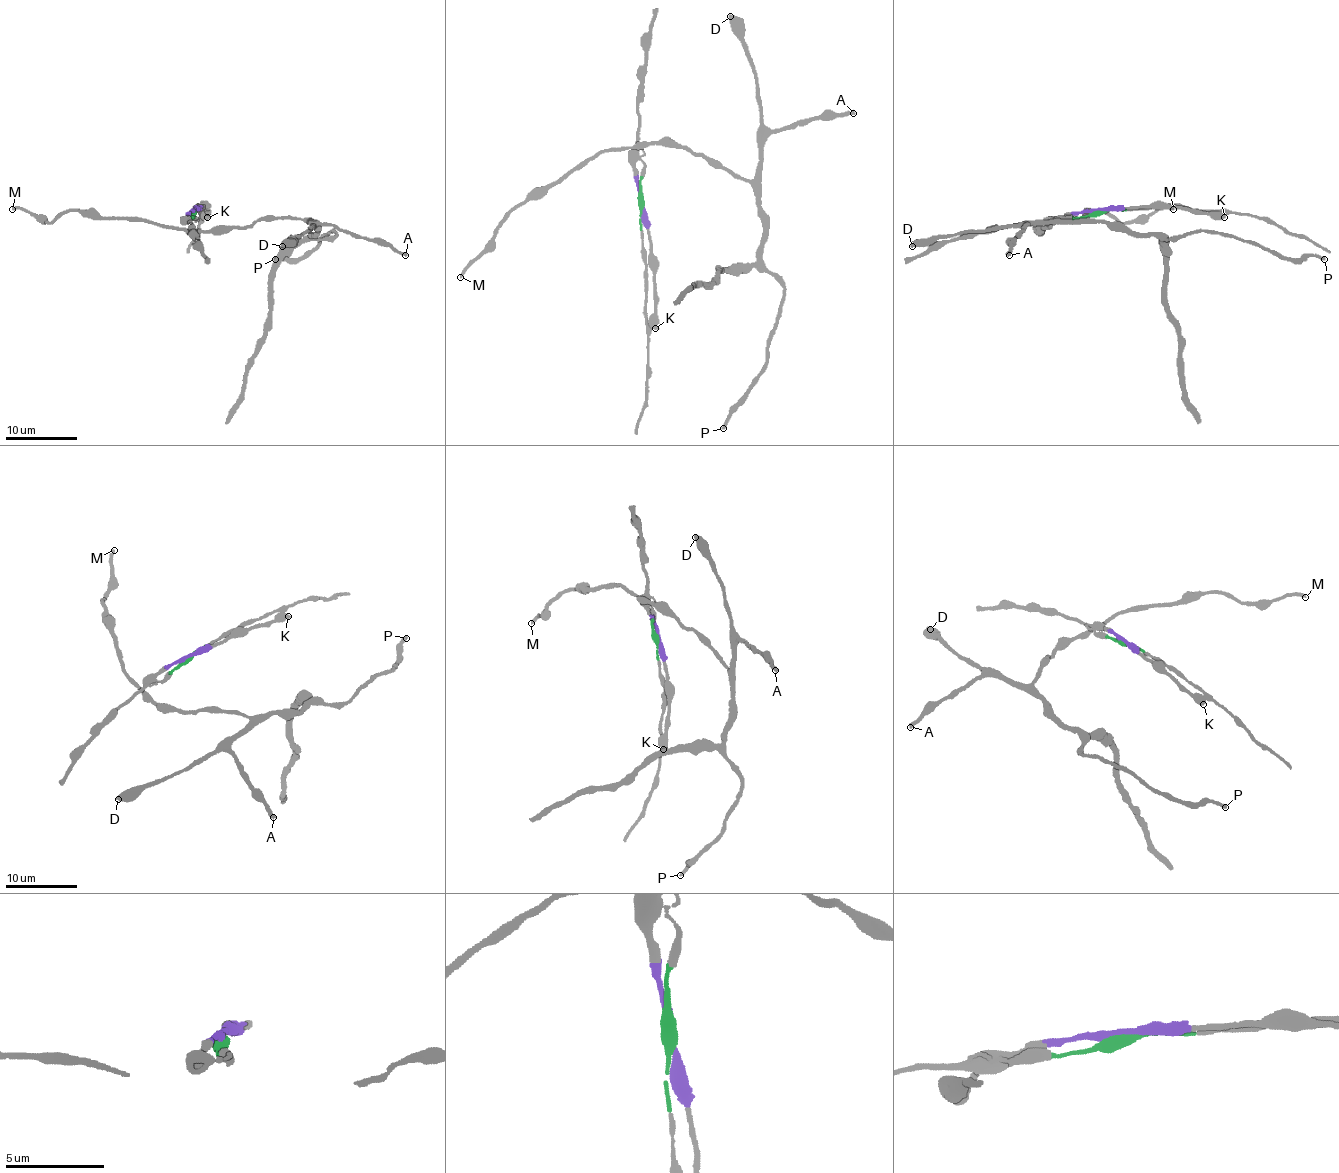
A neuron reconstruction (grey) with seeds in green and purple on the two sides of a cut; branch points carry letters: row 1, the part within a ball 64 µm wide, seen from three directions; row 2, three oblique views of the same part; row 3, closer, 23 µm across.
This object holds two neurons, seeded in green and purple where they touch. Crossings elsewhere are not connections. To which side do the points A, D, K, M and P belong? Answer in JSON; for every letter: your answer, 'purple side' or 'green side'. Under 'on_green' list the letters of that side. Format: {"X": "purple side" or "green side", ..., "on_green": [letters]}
{"A": "purple side", "D": "purple side", "K": "purple side", "M": "purple side", "P": "purple side", "on_green": []}

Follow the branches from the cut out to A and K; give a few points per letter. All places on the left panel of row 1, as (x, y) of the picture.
A: (193, 210), (184, 228), (228, 232), (265, 219), (289, 218), (325, 223), (362, 237), (382, 239), (406, 255)
K: (193, 210), (206, 207), (208, 218)

